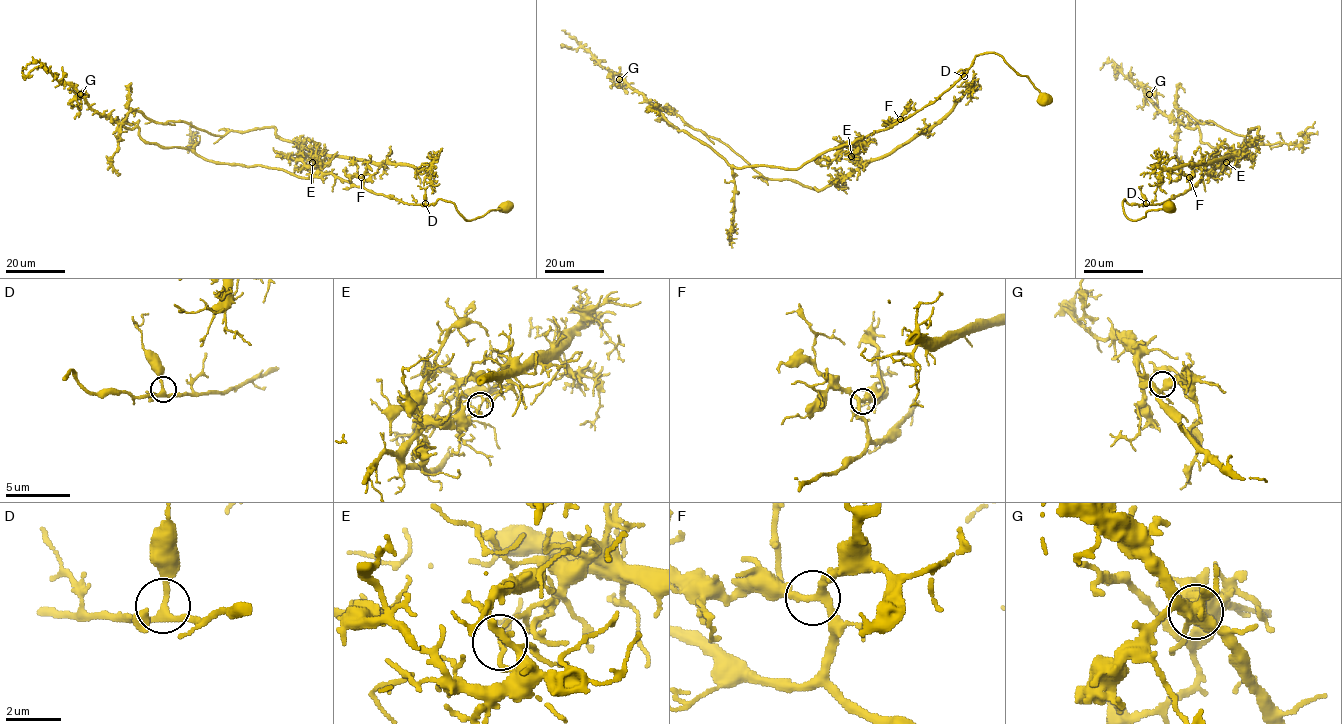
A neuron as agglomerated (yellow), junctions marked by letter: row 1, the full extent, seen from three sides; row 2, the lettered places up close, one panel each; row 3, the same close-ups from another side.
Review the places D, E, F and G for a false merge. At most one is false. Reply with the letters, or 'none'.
E

